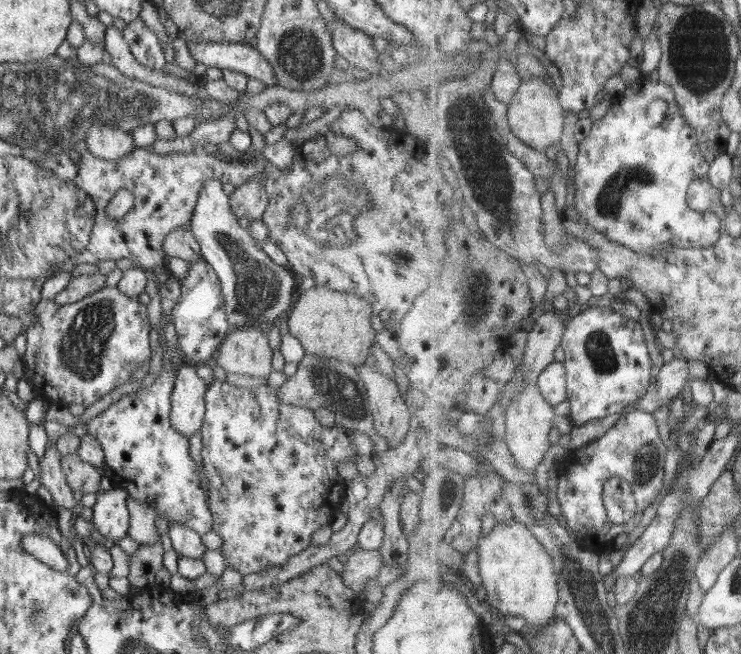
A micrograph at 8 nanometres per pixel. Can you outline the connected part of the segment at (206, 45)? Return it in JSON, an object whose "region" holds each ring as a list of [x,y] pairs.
{"region":[[[188,40],[189,55],[196,63],[210,68],[238,71],[247,78],[260,79],[268,86],[280,86],[270,63],[252,43],[218,43]]]}

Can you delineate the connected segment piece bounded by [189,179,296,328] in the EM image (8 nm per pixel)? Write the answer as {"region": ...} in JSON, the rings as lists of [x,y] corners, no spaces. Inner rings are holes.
{"region":[[[214,179],[208,180],[202,186],[198,196],[198,204],[196,204],[191,218],[190,232],[194,233],[204,260],[214,269],[219,279],[224,300],[224,310],[230,326],[232,328],[268,327],[272,322],[278,322],[280,313],[293,306],[292,293],[294,292],[296,282],[289,271],[286,271],[283,266],[276,264],[264,252],[261,244],[258,244],[250,233],[240,227],[237,217],[232,213],[229,197],[224,193],[222,185],[220,180]]]}

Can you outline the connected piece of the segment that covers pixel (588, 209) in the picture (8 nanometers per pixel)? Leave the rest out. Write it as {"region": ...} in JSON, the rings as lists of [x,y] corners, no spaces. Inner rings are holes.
{"region":[[[643,78],[635,85],[628,86],[626,92],[614,96],[611,109],[605,117],[594,122],[591,134],[580,144],[574,206],[591,226],[638,252],[659,254],[667,250],[670,244],[680,244],[686,248],[710,247],[722,238],[724,222],[721,218],[709,216],[690,206],[689,193],[693,184],[709,176],[714,162],[709,160],[701,146],[698,128],[690,124],[683,112],[678,93],[671,84]],[[659,98],[667,101],[670,108],[662,123],[652,124],[646,120],[646,110],[650,110]]]}

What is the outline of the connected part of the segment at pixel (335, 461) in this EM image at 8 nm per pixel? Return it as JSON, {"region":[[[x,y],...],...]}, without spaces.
{"region":[[[218,379],[207,387],[205,394],[201,455],[212,530],[222,538],[220,551],[228,566],[243,576],[260,572],[271,564],[286,563],[309,547],[318,529],[330,525],[346,490],[337,465],[354,461],[358,455],[352,445],[356,427],[350,429],[338,422],[326,427],[314,417],[312,409],[281,403],[277,399],[278,389],[270,385],[249,389]]]}

